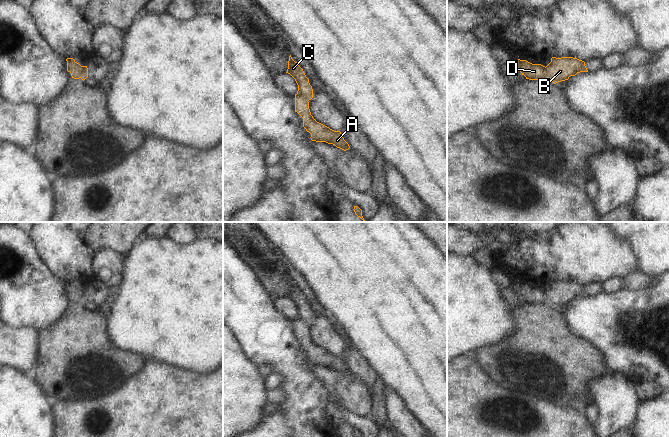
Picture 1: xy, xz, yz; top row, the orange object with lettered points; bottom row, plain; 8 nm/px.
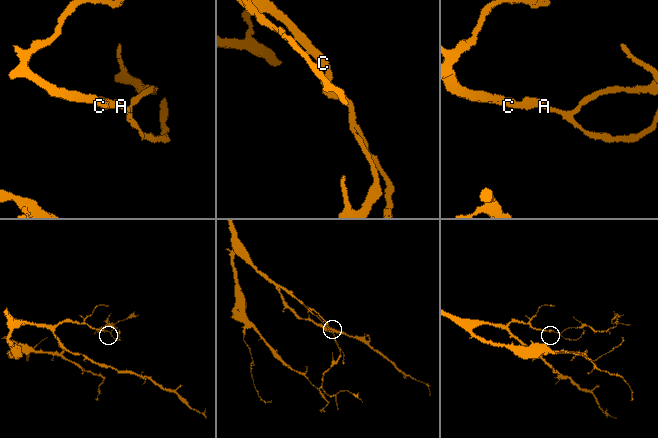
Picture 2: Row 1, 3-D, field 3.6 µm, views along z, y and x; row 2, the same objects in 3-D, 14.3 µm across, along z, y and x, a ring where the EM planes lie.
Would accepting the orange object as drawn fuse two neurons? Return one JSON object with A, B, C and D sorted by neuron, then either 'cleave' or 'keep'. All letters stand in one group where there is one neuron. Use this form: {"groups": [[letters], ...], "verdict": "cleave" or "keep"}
{"groups": [["A", "B"], ["C", "D"]], "verdict": "cleave"}

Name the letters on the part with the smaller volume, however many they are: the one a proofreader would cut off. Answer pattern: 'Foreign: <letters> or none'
Foreign: A, B.

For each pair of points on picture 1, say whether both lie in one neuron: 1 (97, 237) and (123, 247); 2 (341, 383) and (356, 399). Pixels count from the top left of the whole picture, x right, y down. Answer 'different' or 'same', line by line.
1: same
2: same

